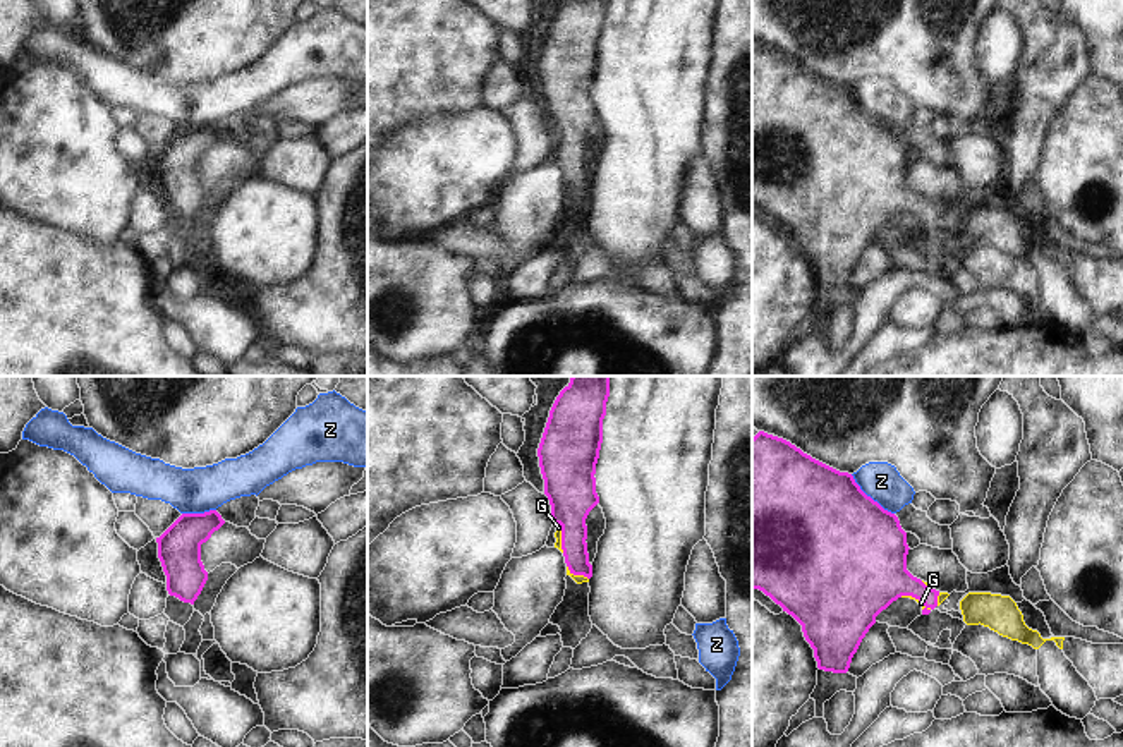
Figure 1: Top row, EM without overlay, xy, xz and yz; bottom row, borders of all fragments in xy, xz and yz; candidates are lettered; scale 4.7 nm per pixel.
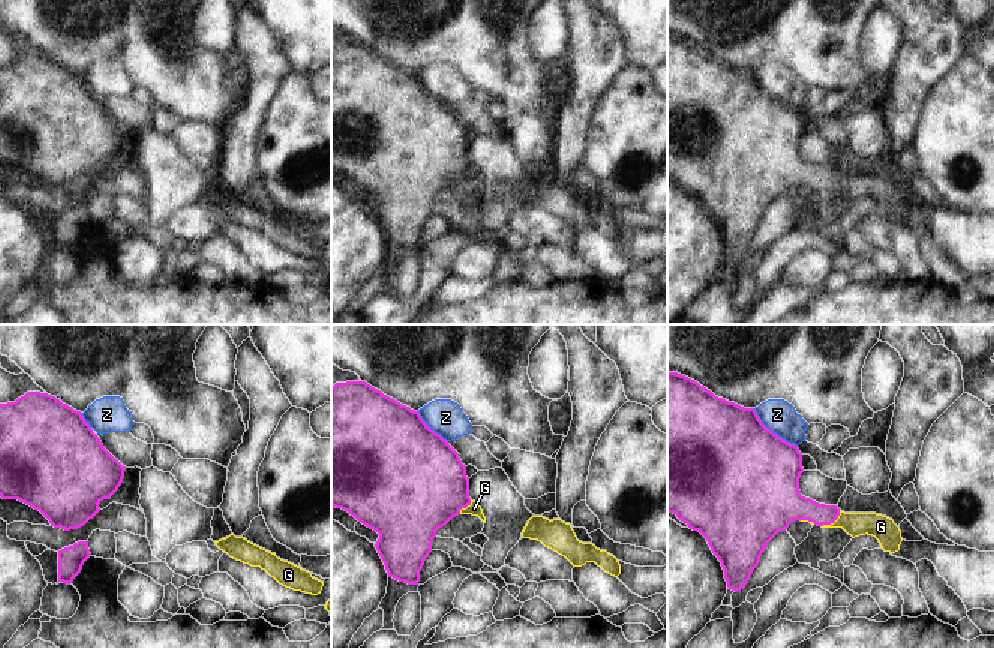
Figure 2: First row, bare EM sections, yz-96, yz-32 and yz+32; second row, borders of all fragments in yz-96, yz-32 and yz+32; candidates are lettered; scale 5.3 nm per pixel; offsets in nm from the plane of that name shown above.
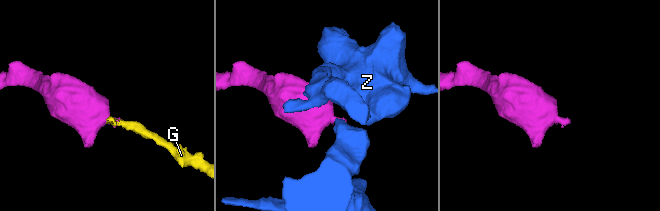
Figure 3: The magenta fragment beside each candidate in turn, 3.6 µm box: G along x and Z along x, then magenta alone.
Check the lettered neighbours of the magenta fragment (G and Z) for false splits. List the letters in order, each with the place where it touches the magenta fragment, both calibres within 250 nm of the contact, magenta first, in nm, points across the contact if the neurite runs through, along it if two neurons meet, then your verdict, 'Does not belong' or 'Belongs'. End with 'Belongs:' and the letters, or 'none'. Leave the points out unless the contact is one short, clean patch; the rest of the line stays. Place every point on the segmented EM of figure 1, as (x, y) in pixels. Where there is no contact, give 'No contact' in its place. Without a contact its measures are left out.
G: Touches magenta at yz (916, 598). Thickness 360 nm (magenta) against 20 nm. Path across: yz (869, 572), (900, 583), (916, 598), (921, 603). Belongs
Z: Touches magenta at yz (869, 497). Thickness 500 nm (magenta) against 180 nm. Boundary: yz (850, 474), (868, 495), (893, 514). Does not belong
Belongs: G.

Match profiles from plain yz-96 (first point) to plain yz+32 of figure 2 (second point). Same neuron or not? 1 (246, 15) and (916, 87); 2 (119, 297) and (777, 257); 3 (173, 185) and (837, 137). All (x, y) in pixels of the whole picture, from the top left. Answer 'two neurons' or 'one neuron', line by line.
1: one neuron
2: two neurons
3: two neurons

